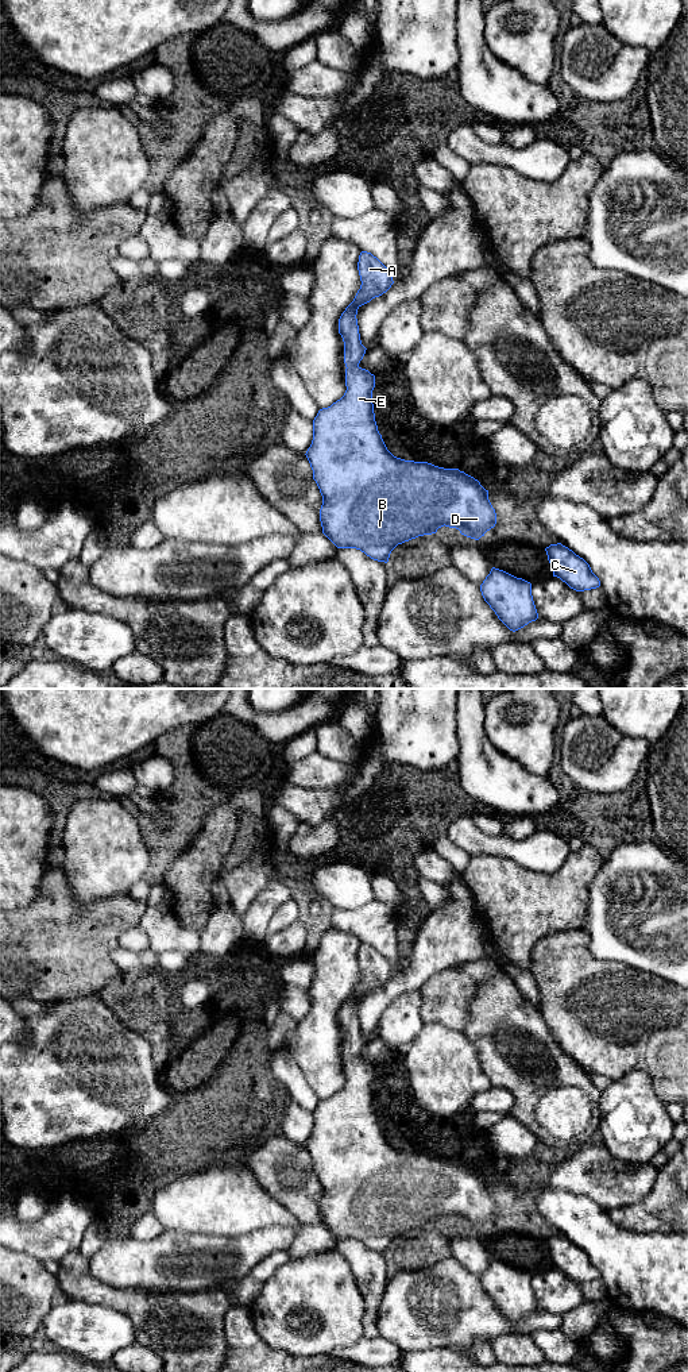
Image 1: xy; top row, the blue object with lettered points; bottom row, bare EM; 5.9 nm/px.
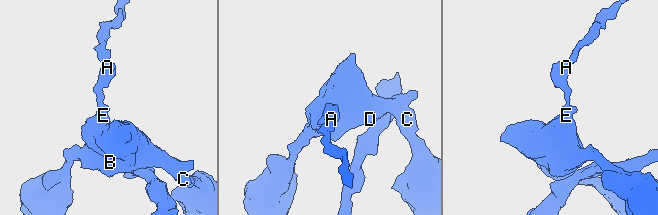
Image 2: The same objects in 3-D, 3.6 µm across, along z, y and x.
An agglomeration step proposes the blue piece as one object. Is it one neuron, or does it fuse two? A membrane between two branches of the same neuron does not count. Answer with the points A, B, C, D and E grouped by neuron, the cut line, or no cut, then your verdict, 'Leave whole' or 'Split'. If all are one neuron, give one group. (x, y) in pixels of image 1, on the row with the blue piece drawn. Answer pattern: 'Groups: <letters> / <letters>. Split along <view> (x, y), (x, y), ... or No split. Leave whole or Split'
Groups: A B C D E. No split. Leave whole

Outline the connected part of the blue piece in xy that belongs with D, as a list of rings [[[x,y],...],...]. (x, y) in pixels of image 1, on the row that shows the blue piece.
[[[367,251],[360,253],[357,270],[360,289],[339,319],[339,334],[344,342],[347,390],[340,400],[318,411],[313,420],[313,440],[305,454],[322,496],[322,533],[337,548],[356,548],[384,563],[398,544],[436,533],[444,525],[479,540],[496,524],[488,490],[459,469],[394,456],[378,431],[372,404],[375,375],[359,366],[367,348],[360,340],[356,315],[362,305],[386,293],[394,281],[391,271]]]

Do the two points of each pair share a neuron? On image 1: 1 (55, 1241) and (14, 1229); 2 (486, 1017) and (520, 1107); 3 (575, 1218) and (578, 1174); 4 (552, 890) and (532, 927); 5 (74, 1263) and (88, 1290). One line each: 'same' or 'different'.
1: same
2: same
3: different
4: same
5: same

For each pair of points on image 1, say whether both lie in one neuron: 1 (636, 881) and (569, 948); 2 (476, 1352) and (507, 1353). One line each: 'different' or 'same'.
1: different
2: different

